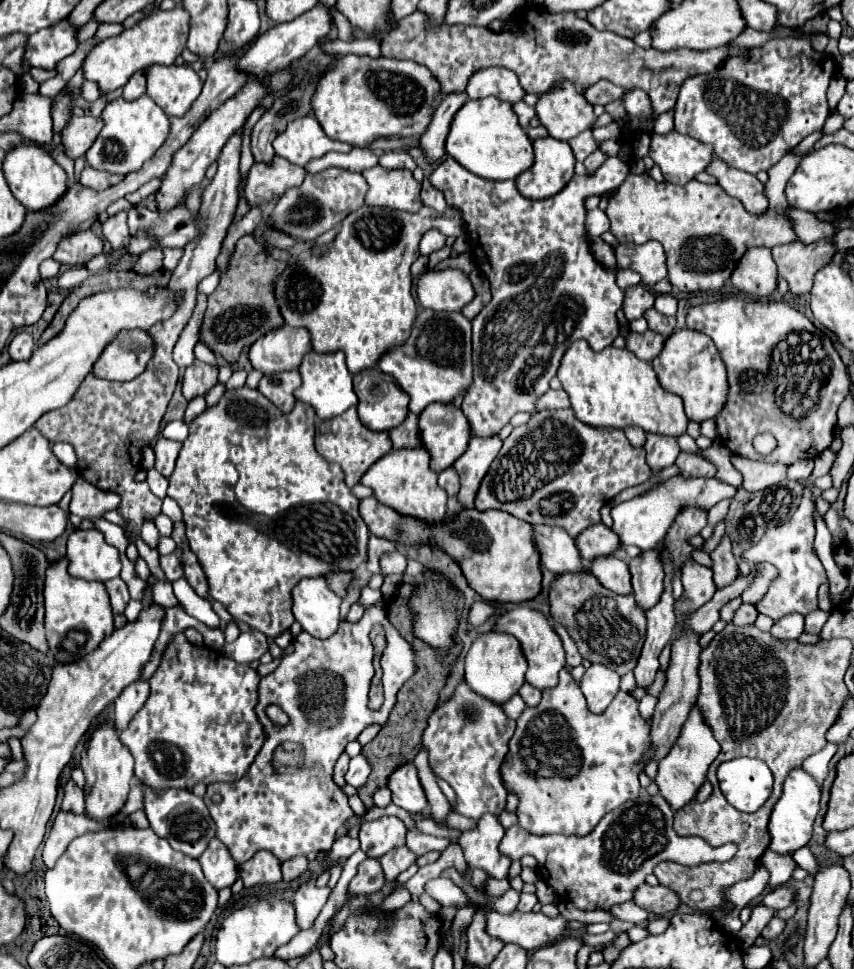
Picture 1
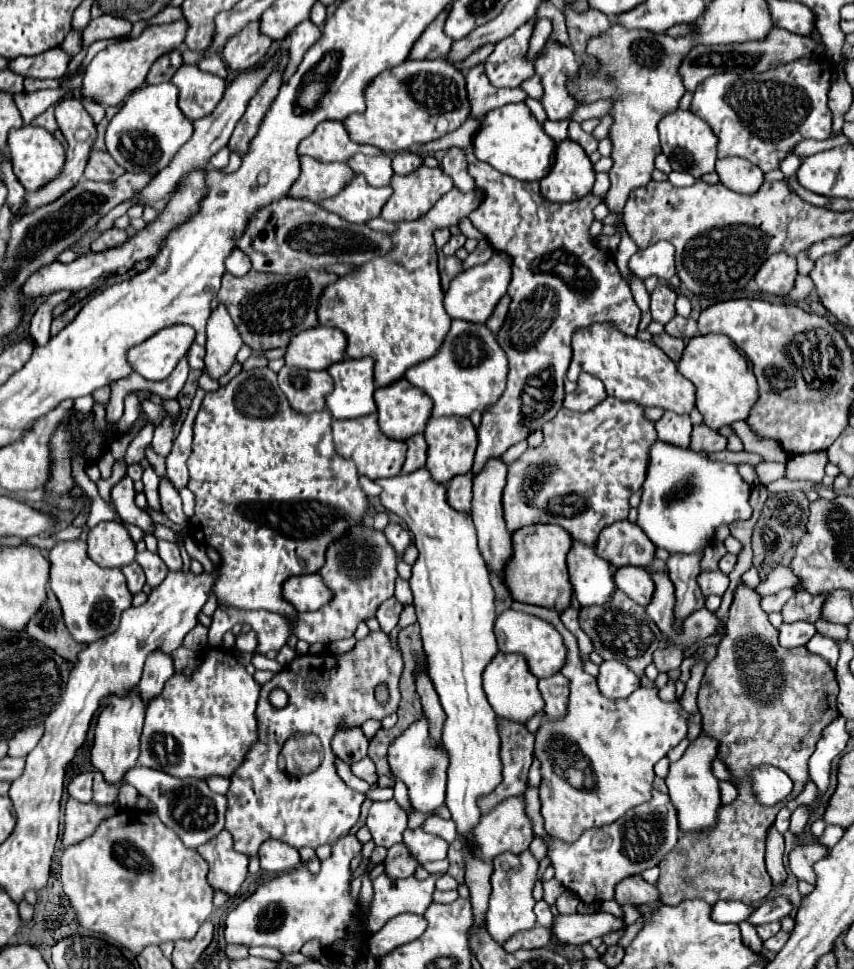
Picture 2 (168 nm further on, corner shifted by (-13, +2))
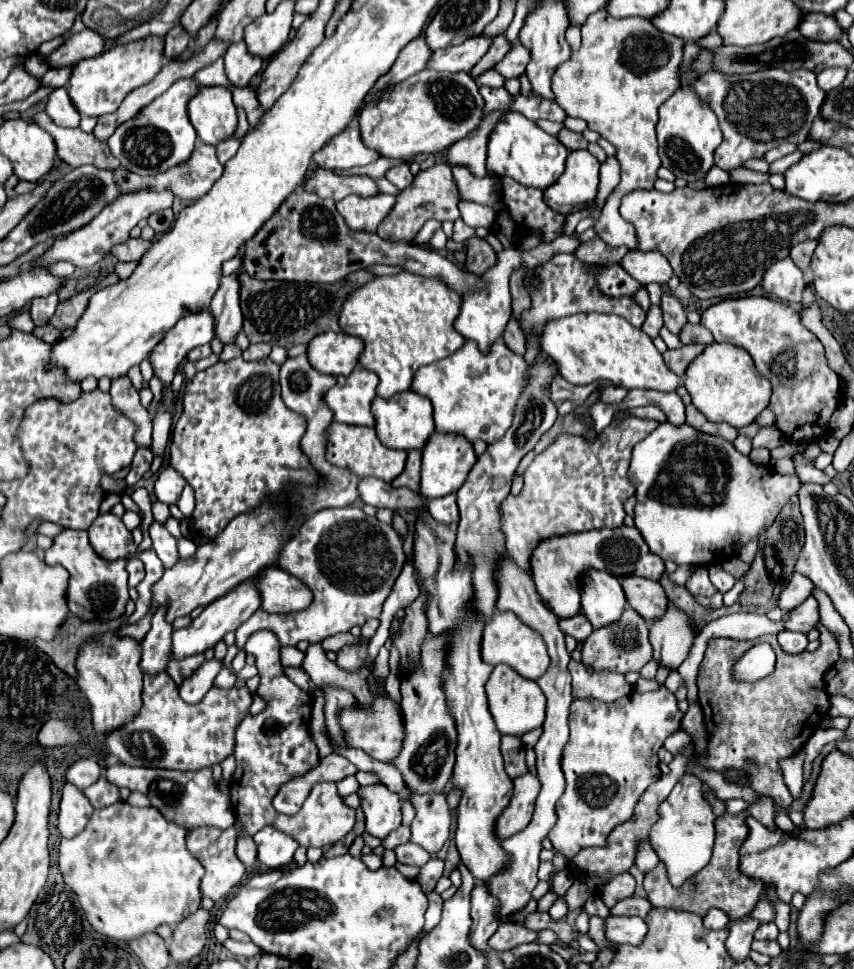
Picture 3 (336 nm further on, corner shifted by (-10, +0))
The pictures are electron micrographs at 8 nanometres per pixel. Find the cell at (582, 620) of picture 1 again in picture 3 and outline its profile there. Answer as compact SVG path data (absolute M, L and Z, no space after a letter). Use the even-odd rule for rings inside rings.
M626 606L626 612L614 624L606 624L606 628L596 628L582 642L582 662L590 664L594 670L608 668L620 674L626 674L630 670L638 672L650 660L652 660L652 644L648 640L648 624L630 606Z

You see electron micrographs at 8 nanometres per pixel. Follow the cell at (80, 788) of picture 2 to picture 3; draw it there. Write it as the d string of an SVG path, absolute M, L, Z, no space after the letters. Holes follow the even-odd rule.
M88 758L88 760L78 760L74 762L68 772L66 772L66 780L74 786L78 786L80 790L88 788L90 784L94 784L102 774L102 768L96 764L94 758Z

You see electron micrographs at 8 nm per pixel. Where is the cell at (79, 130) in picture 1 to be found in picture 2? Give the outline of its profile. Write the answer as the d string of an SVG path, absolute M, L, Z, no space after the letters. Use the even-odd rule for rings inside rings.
M65 96L65 98L55 106L55 116L57 116L59 130L63 132L63 136L65 136L65 140L67 140L63 170L61 170L61 174L59 174L55 180L47 182L47 184L41 186L39 190L35 190L35 192L25 192L23 206L21 206L19 214L13 216L13 220L17 220L19 216L23 216L23 214L27 214L27 212L31 212L31 210L37 210L37 208L41 208L41 206L47 206L49 202L55 202L59 196L63 196L67 190L71 190L71 188L79 182L79 178L83 176L85 162L89 160L89 150L91 150L91 146L93 146L93 142L95 142L95 136L97 136L95 124L93 124L91 116L87 114L87 110L83 108L83 104L81 104L79 98L67 98L67 96Z

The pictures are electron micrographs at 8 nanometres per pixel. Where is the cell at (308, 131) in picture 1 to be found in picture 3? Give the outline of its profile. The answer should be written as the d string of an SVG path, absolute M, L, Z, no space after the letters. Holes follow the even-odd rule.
M352 122L346 132L332 136L318 152L314 152L312 159L326 170L350 170L354 166L366 166L380 158L378 152L364 146L360 140L358 124Z

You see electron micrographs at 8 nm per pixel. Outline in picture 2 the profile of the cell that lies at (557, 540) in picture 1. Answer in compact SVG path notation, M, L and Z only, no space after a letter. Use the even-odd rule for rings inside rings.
M581 542L573 544L567 558L571 584L581 608L603 606L611 602L617 586L609 562L599 558L591 546Z

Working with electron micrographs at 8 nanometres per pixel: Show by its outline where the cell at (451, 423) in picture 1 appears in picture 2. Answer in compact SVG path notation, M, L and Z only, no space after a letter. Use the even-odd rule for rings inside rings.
M431 418L427 430L423 432L427 440L427 464L431 478L439 484L447 484L451 478L459 474L467 474L473 466L475 448L477 448L477 432L469 418Z

